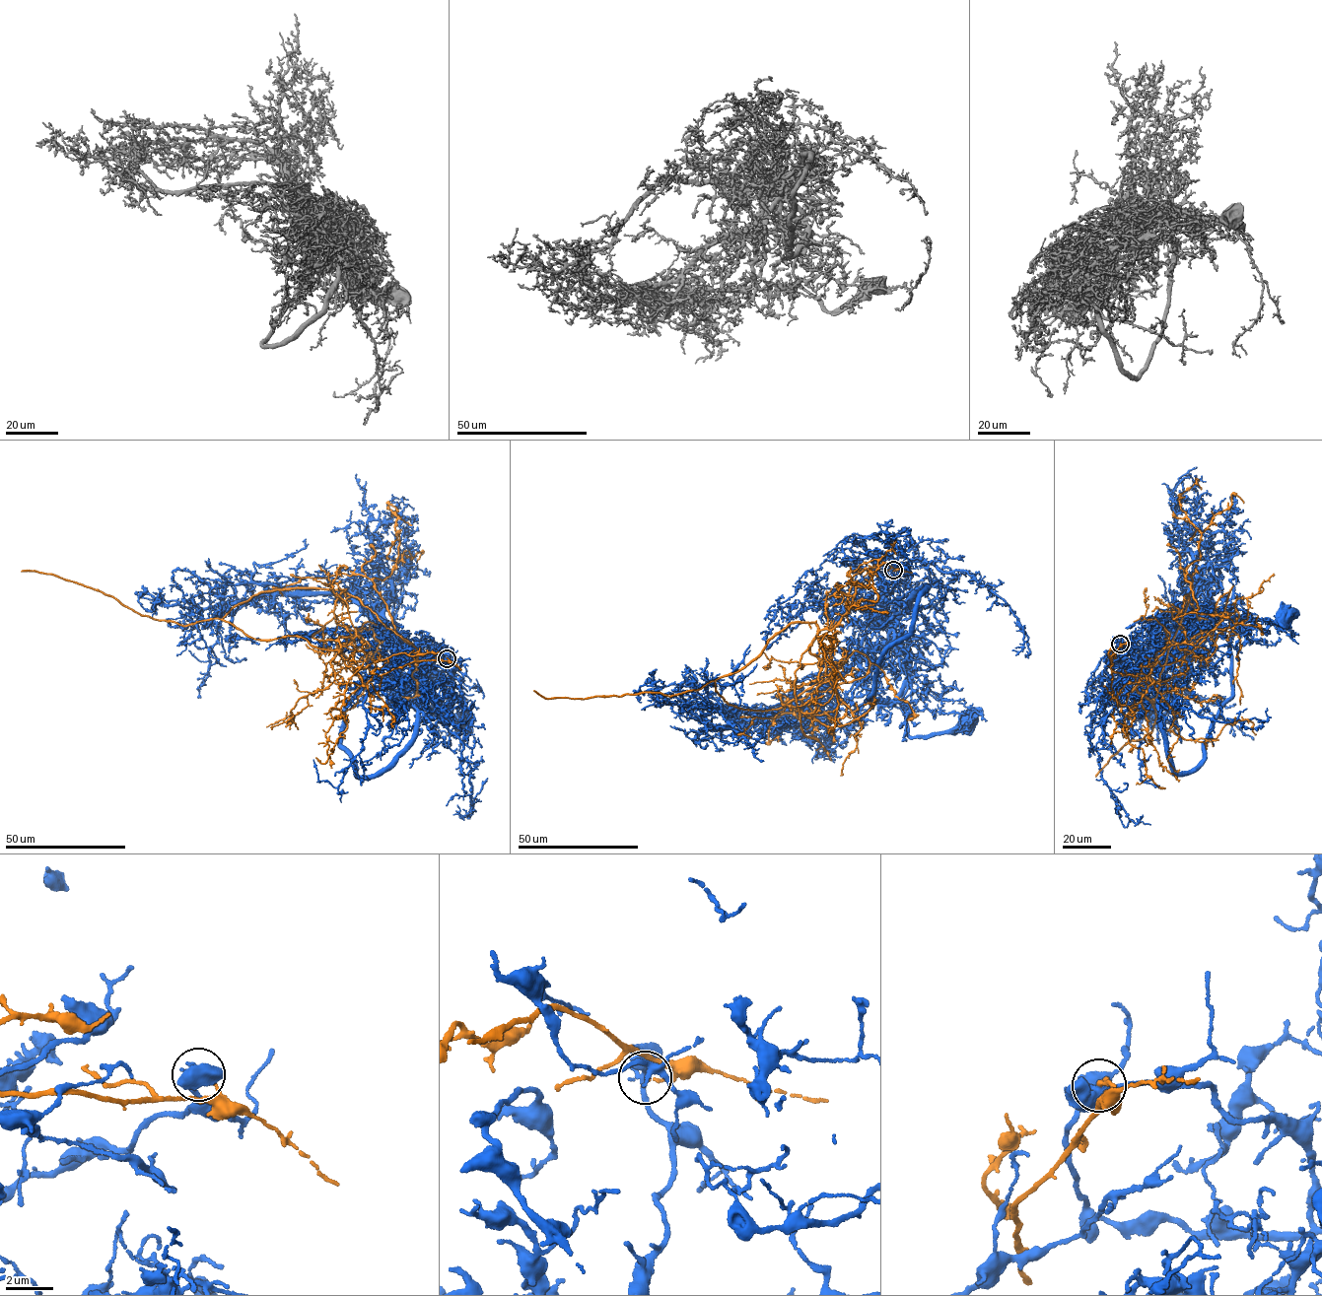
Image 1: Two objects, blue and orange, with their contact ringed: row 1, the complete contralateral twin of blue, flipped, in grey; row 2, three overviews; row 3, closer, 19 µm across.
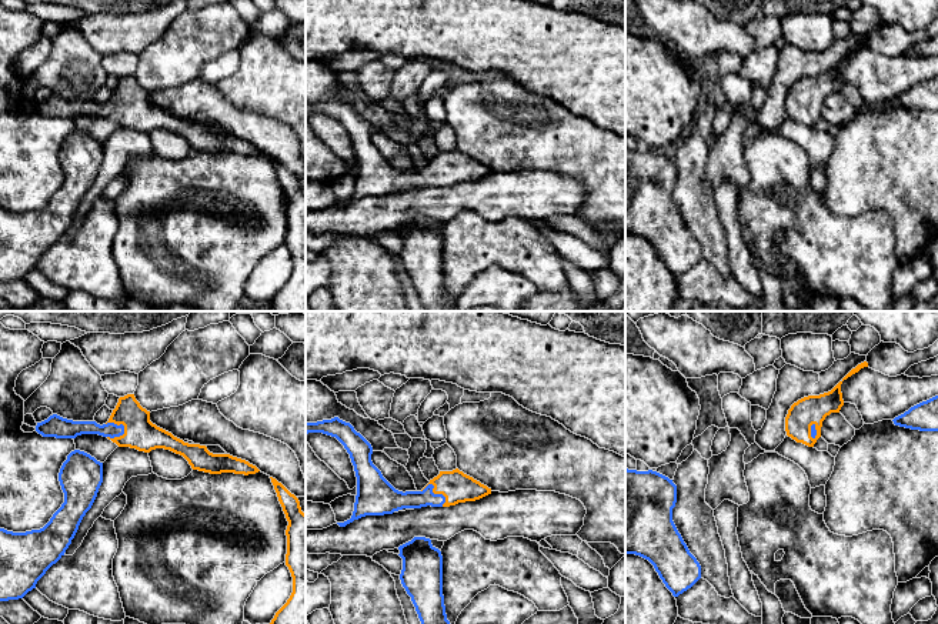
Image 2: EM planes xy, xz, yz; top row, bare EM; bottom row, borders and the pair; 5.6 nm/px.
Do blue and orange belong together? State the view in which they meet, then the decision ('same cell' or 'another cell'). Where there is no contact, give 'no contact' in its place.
meets blue in xy; another cell

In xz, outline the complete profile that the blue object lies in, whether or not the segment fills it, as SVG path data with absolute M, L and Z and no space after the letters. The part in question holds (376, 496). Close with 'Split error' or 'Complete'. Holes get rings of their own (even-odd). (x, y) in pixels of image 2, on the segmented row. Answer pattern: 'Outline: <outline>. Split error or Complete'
Outline: M338 417L306 423L306 434L308 433L323 433L336 437L350 454L354 466L357 477L354 511L350 520L337 523L340 527L346 527L365 515L384 515L403 508L421 508L427 505L443 507L445 503L443 494L433 493L433 484L428 484L423 491L403 493L395 490L373 464L371 444L350 423Z. Complete

